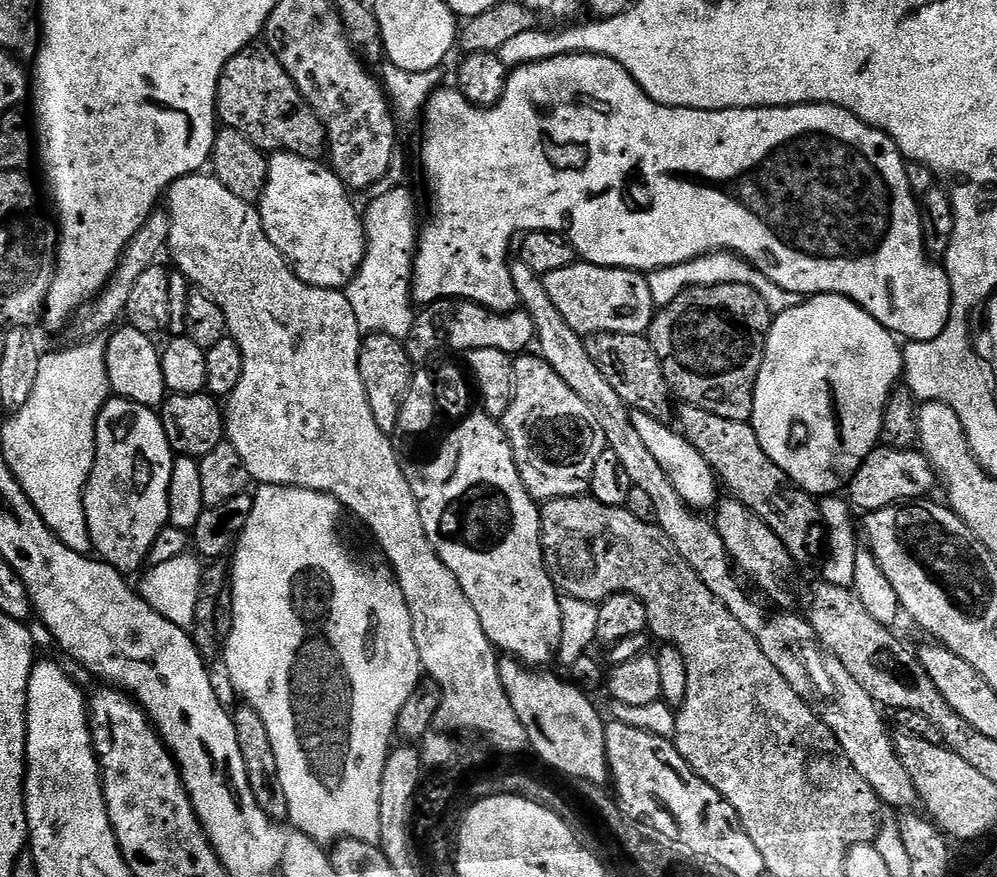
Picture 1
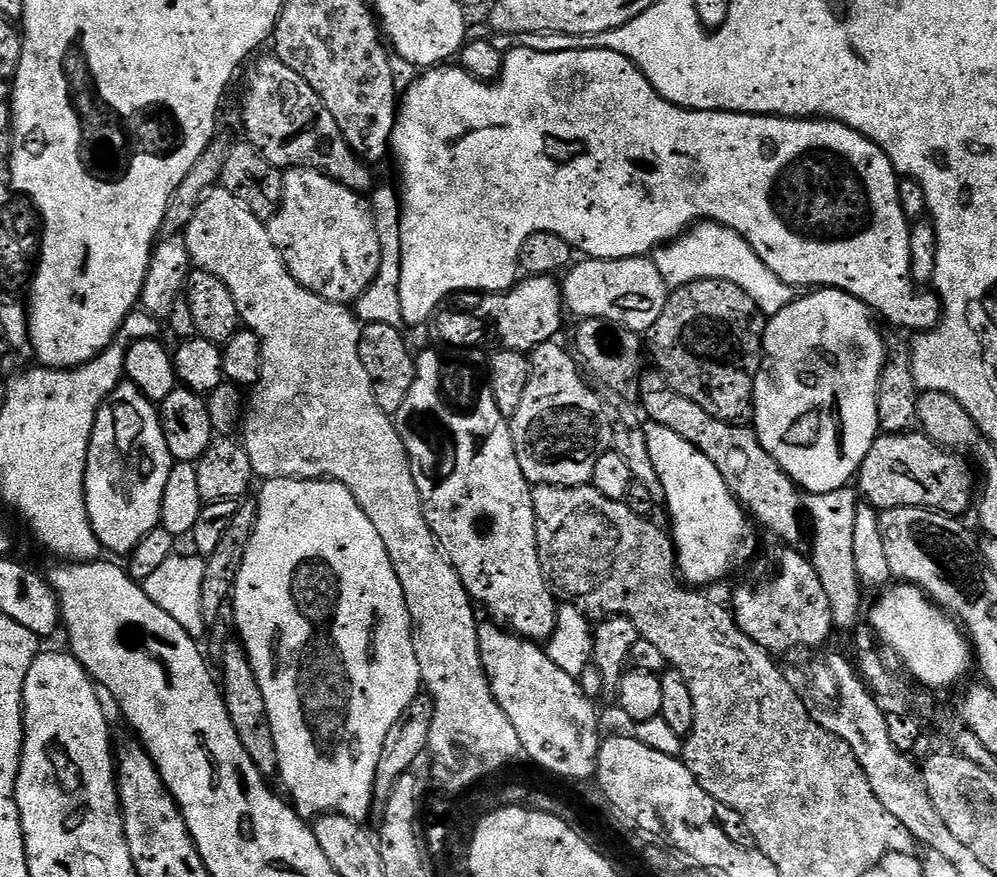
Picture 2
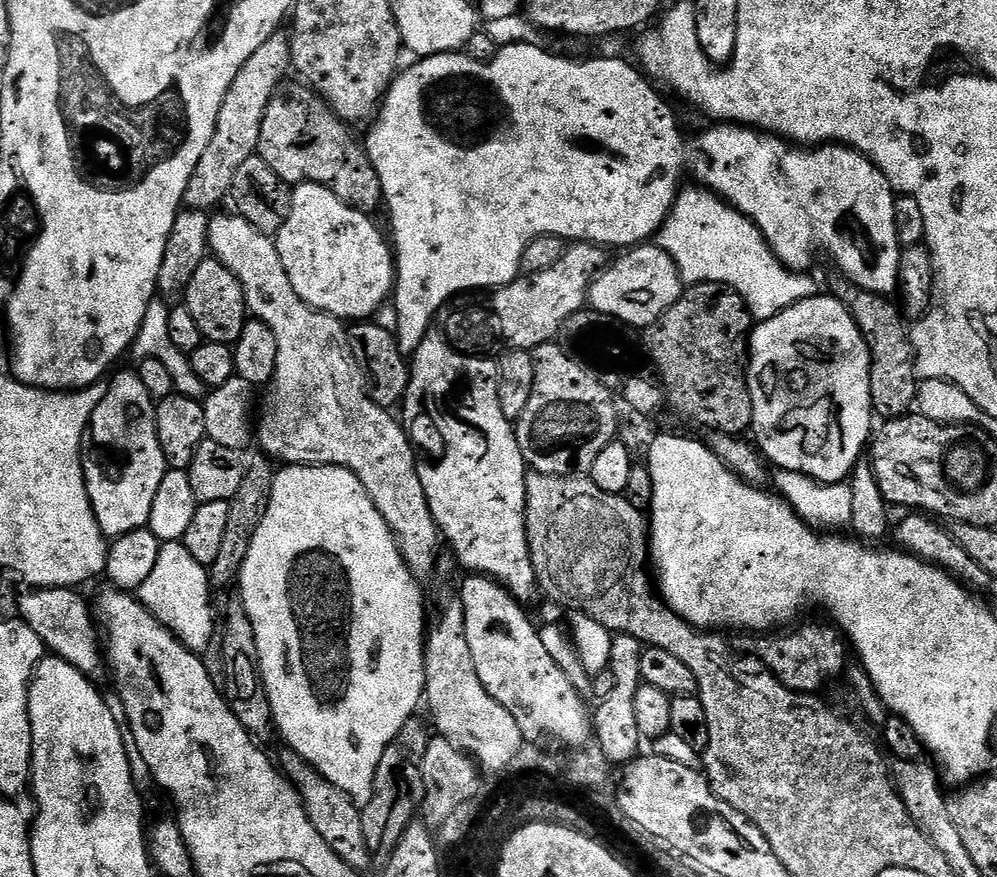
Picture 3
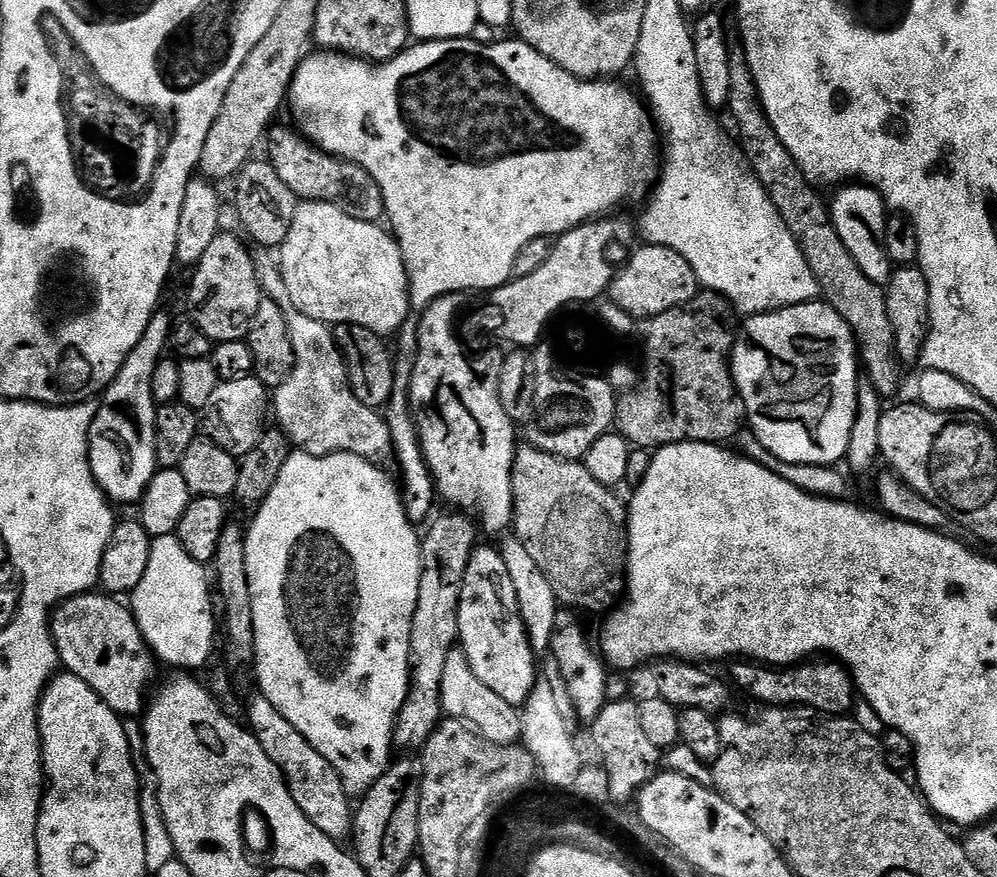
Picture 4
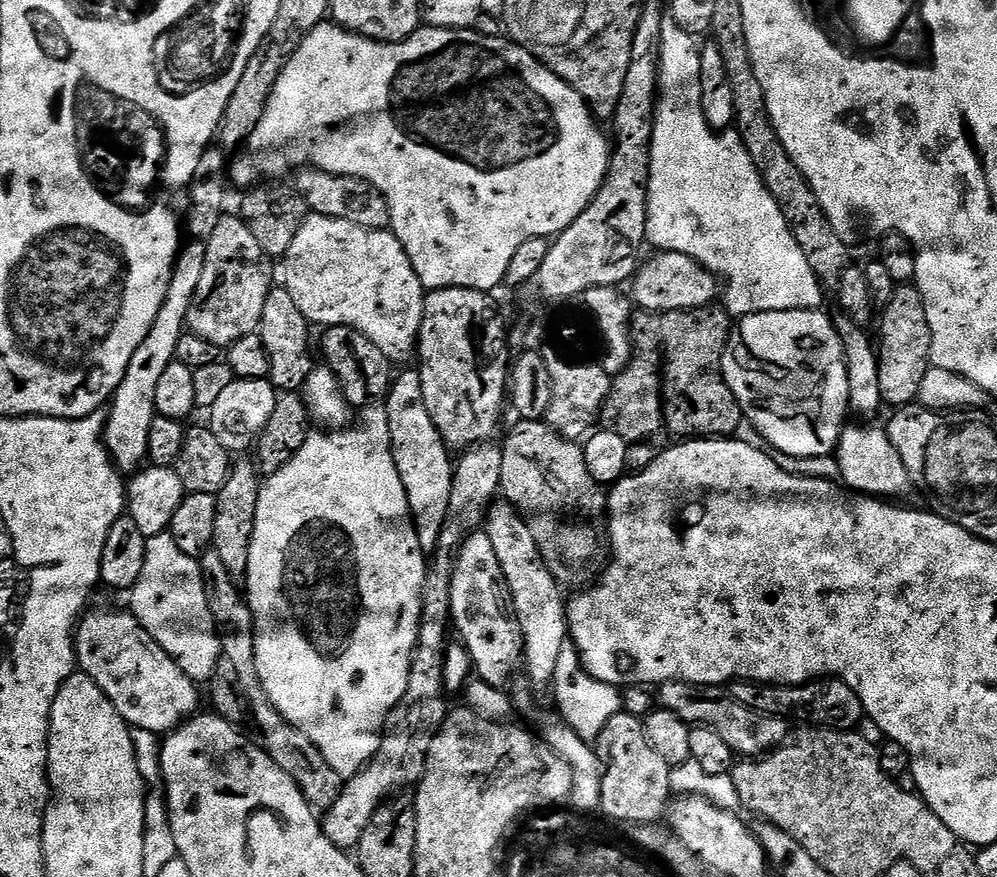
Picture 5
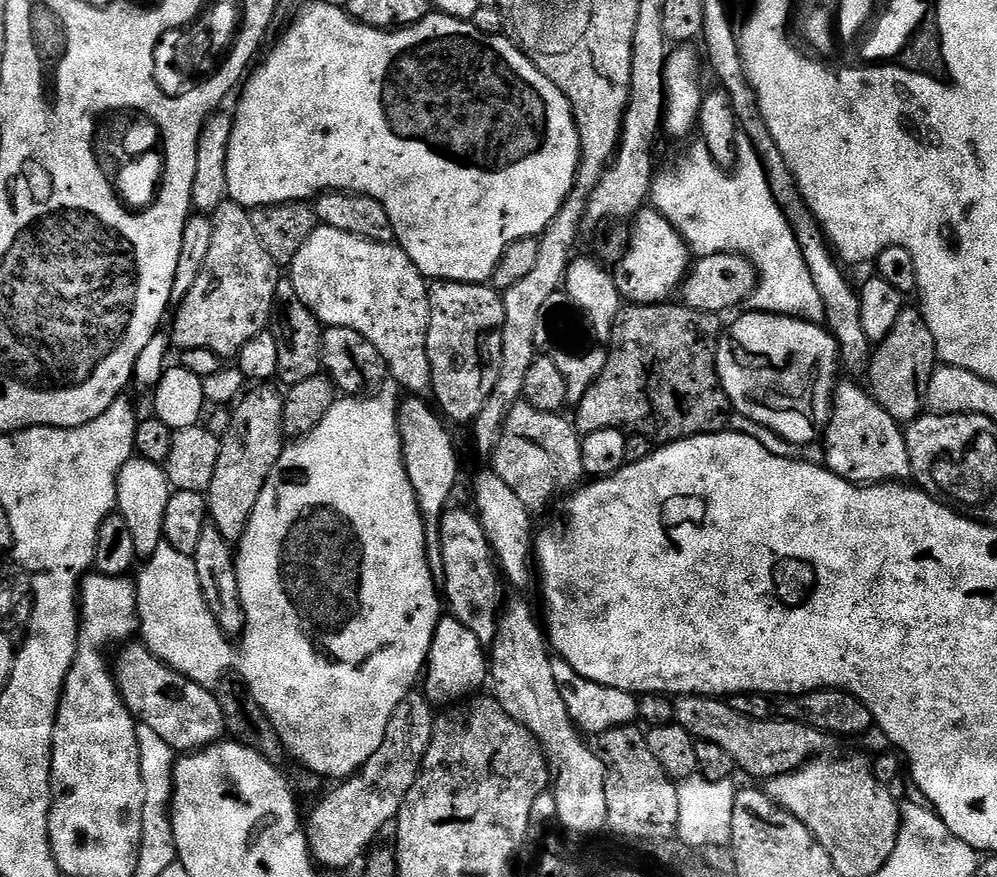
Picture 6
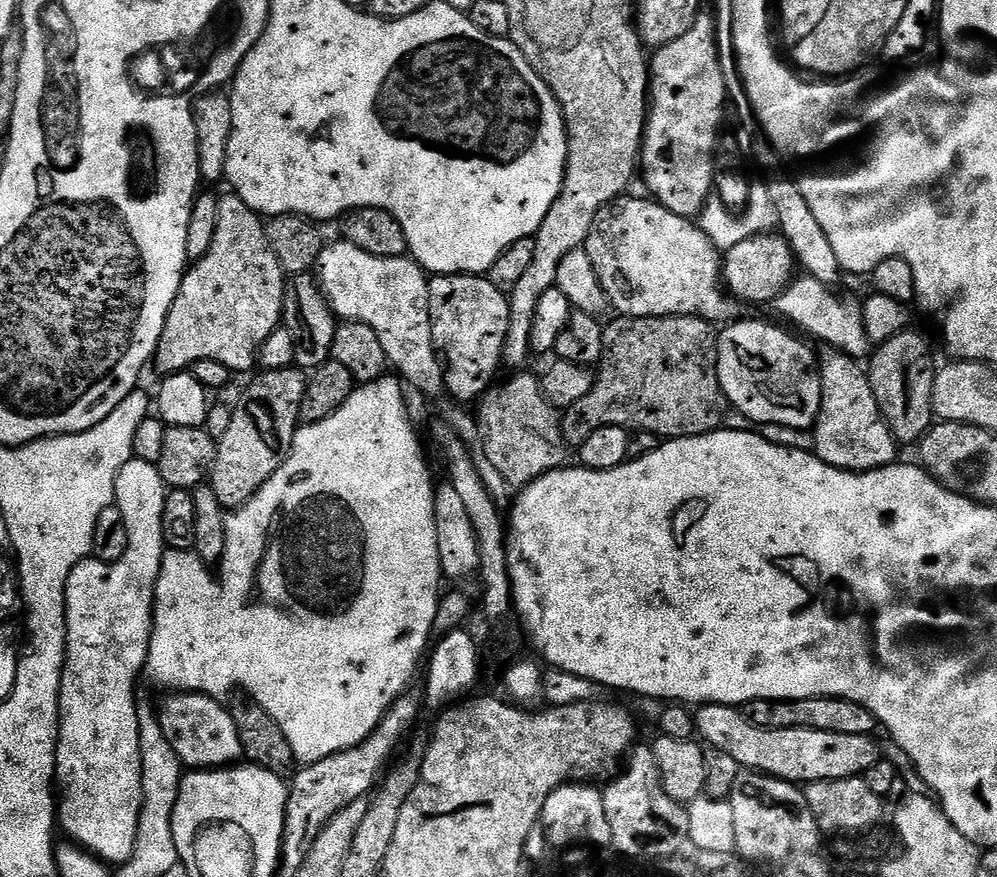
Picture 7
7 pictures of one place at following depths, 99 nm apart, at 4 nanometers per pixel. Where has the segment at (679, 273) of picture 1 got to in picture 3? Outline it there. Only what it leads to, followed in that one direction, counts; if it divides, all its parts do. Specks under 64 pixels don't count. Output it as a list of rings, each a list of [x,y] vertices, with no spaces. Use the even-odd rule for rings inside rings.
[[[700,186],[685,187],[672,203],[672,209],[664,219],[658,233],[658,246],[676,264],[681,281],[685,285],[725,284],[732,288],[746,302],[752,311],[753,321],[769,320],[782,310],[794,306],[803,300],[817,295],[816,280],[804,270],[787,268],[772,252],[772,247],[758,230],[756,223],[730,204],[725,204],[715,192],[709,192]]]

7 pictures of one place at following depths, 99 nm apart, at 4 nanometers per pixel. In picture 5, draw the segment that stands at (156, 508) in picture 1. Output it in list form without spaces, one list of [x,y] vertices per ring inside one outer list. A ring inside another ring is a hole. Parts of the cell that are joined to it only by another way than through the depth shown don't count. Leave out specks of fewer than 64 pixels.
[[[195,238],[189,241],[189,244],[187,241],[176,254],[176,265],[172,267],[170,286],[166,290],[162,310],[158,310],[158,318],[154,318],[150,326],[150,334],[142,338],[142,346],[134,350],[134,358],[130,358],[130,366],[126,366],[126,374],[118,390],[112,395],[108,408],[108,421],[104,427],[104,445],[108,448],[112,463],[124,474],[135,473],[147,461],[146,442],[150,438],[150,422],[157,415],[154,393],[166,366],[173,364],[176,359],[178,338],[182,338],[182,334],[186,331],[190,302],[194,302],[198,281],[202,279],[205,241]]]

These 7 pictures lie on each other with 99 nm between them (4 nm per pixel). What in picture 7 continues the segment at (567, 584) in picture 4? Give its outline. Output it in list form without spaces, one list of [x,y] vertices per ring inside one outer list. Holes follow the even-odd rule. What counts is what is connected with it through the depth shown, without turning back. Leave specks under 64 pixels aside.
[[[520,370],[505,382],[504,385],[493,386],[480,397],[478,401],[480,412],[475,413],[476,425],[486,450],[486,458],[509,481],[512,486],[523,486],[534,482],[542,474],[553,472],[555,468],[565,467],[569,463],[570,449],[562,438],[560,429],[561,413],[554,405],[550,404],[544,396],[544,391],[539,379],[531,376],[528,370]]]

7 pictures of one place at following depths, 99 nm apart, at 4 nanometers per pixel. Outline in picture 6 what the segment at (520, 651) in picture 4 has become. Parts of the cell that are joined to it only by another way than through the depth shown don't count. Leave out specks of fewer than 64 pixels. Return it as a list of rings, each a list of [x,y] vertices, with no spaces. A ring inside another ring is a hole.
[[[449,507],[440,517],[440,541],[442,542],[442,585],[446,604],[451,615],[478,638],[478,642],[491,646],[498,630],[498,618],[502,607],[500,584],[502,576],[486,534],[475,511]]]

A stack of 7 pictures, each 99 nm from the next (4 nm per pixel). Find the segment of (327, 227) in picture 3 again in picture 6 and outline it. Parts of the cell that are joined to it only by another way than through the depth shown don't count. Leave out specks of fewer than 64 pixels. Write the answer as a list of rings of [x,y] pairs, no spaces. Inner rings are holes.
[[[317,226],[310,234],[310,238],[306,238],[302,250],[298,250],[298,254],[294,254],[290,271],[292,271],[292,273],[290,273],[290,279],[294,290],[298,294],[298,298],[302,302],[306,302],[306,306],[318,317],[321,325],[329,328],[358,330],[358,334],[362,334],[362,338],[366,338],[366,342],[371,342],[374,346],[374,350],[378,350],[378,354],[382,354],[382,362],[386,362],[389,377],[391,377],[405,393],[423,397],[427,397],[429,393],[431,393],[432,371],[430,370],[430,358],[428,357],[428,323],[430,322],[430,302],[428,301],[428,294],[430,284],[426,277],[420,273],[418,266],[414,266],[414,262],[405,254],[399,244],[395,242],[390,244],[370,242],[366,238],[358,238],[354,234],[346,234],[346,230],[334,230],[333,228]]]

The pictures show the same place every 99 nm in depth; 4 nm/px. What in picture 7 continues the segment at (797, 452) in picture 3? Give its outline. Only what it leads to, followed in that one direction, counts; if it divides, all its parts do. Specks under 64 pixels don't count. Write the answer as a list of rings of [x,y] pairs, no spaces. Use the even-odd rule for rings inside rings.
[[[737,319],[719,333],[716,342],[716,369],[724,395],[735,411],[741,412],[753,425],[786,426],[787,428],[811,429],[822,402],[822,382],[817,353],[813,345],[793,334],[787,327],[767,324],[764,320]]]

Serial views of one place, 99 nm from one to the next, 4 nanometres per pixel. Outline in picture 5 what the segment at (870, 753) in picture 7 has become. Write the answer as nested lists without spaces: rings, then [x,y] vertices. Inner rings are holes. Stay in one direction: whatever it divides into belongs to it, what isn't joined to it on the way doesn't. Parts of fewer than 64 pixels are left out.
[[[671,680],[659,685],[659,703],[670,714],[678,714],[682,722],[689,726],[701,724],[710,730],[714,730],[730,746],[733,753],[744,758],[759,758],[771,753],[772,749],[779,748],[790,736],[789,721],[779,716],[763,716],[760,712],[750,710],[742,706],[728,695],[727,691],[720,686],[701,686],[682,682],[681,680]]]

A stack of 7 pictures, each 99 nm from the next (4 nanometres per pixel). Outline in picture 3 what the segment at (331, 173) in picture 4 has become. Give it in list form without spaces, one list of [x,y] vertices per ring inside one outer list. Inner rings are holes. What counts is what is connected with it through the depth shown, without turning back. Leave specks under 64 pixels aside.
[[[303,82],[295,83],[281,84],[270,98],[270,106],[266,106],[266,114],[262,118],[258,155],[266,162],[266,166],[270,166],[270,170],[274,170],[274,174],[278,174],[278,178],[289,186],[321,184],[338,194],[338,198],[342,198],[342,202],[346,202],[351,208],[369,214],[375,213],[375,208],[381,207],[384,191],[363,143],[352,137],[353,129],[332,111],[332,107],[317,92]]]

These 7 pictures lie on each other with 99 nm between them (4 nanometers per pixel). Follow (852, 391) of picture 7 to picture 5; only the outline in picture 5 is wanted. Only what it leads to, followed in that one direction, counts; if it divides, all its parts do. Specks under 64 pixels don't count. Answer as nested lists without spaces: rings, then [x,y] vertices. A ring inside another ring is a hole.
[[[868,422],[852,423],[841,432],[834,453],[843,487],[861,496],[874,496],[885,502],[911,501],[908,499],[918,492],[916,483],[910,478],[910,470],[906,470],[906,462],[902,462],[902,454],[894,450],[894,442],[887,431],[883,427],[872,428],[876,426]]]

